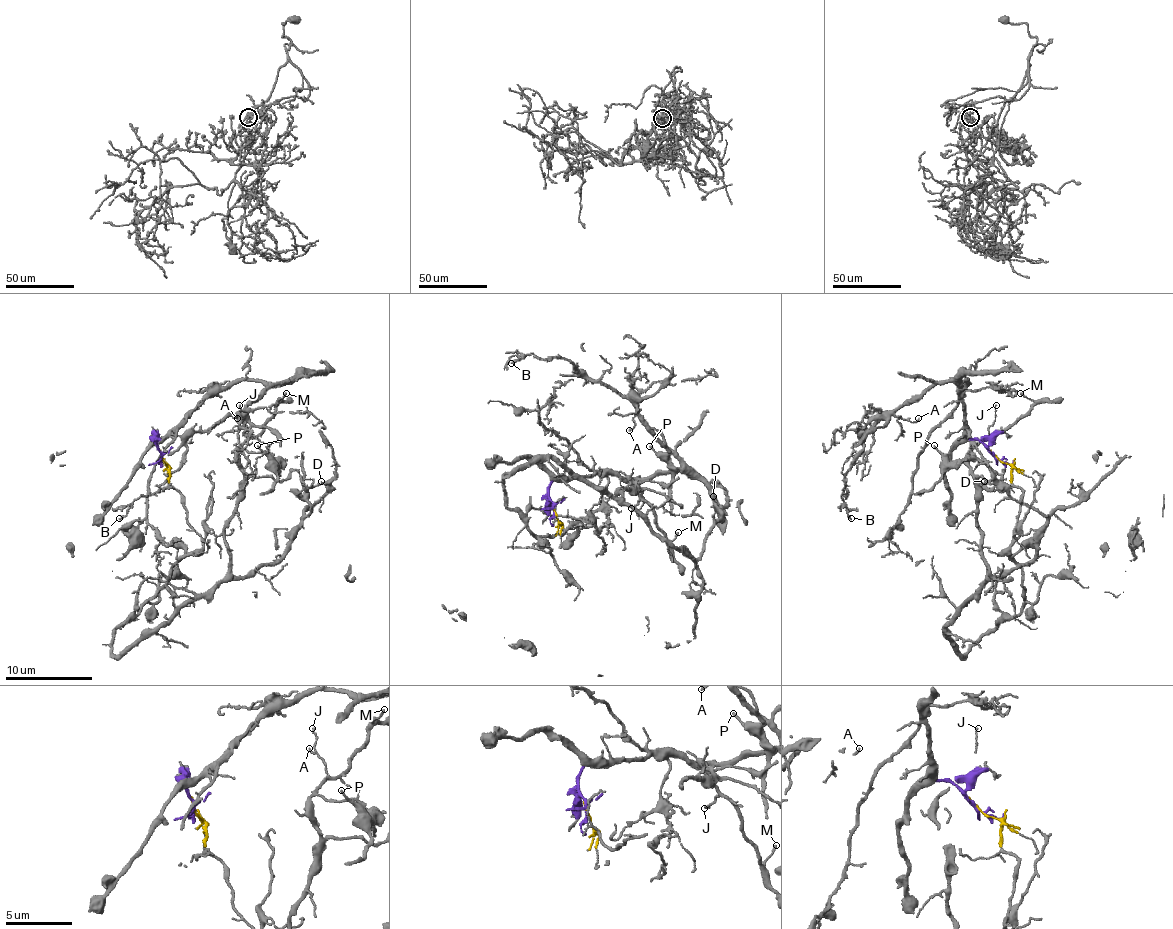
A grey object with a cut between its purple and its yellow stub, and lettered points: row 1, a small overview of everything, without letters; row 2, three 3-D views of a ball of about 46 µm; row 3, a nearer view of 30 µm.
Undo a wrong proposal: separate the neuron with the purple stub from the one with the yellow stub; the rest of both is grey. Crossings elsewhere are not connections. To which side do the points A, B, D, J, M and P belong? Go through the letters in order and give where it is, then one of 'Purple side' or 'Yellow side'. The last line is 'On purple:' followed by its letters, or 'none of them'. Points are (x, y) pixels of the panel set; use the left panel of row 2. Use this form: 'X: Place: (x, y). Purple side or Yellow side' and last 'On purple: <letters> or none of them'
A: Place: (237, 418). Purple side
B: Place: (119, 518). Purple side
D: Place: (321, 481). Yellow side
J: Place: (239, 405). Yellow side
M: Place: (286, 393). Yellow side
P: Place: (257, 445). Yellow side
On purple: A, B

